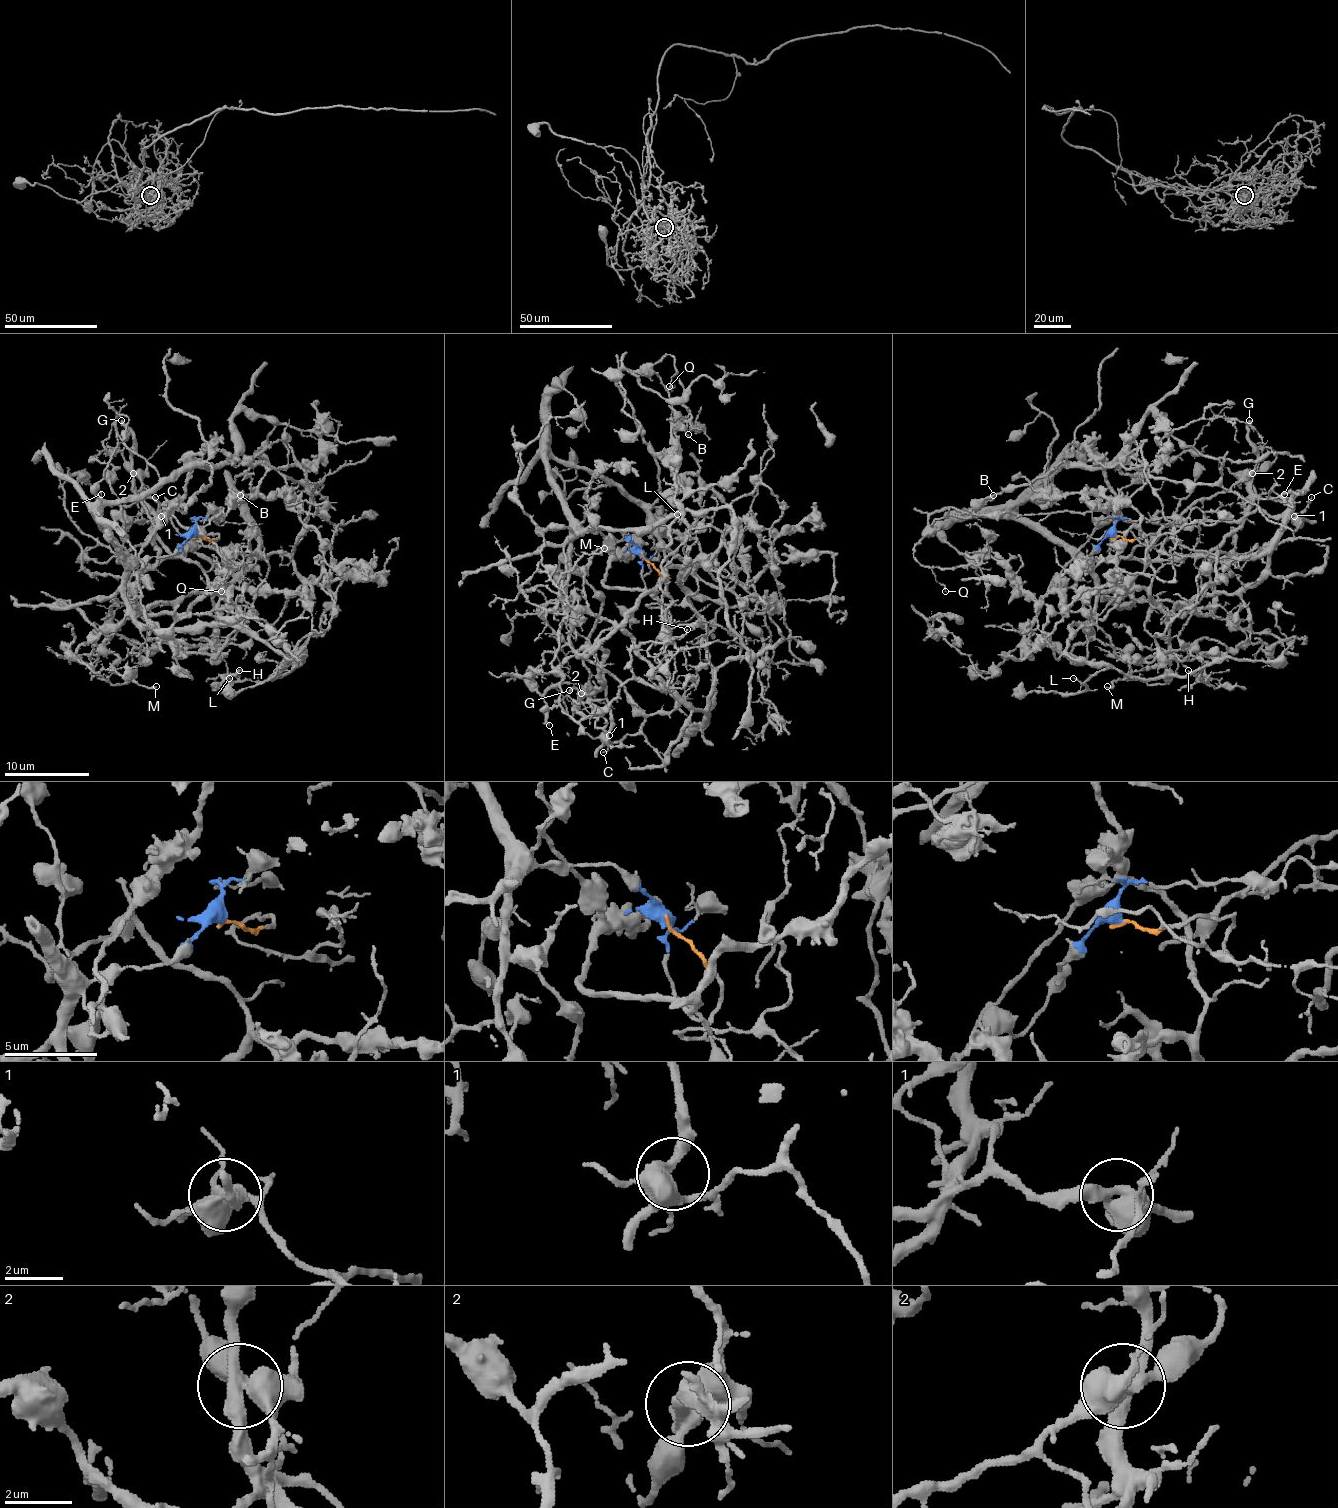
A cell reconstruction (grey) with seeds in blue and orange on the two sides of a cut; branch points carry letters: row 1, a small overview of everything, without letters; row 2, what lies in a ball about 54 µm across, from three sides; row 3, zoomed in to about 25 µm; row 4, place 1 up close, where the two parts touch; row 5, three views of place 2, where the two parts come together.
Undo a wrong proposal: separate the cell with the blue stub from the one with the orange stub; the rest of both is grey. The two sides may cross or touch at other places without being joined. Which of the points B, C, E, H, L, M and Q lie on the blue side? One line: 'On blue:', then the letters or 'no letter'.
On blue: B, L, Q

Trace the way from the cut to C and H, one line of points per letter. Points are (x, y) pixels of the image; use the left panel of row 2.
C: (194, 537), (266, 558), (207, 594), (137, 606), (129, 583), (154, 564), (154, 497)
H: (194, 537), (266, 558), (256, 554), (215, 594), (211, 638), (182, 655), (239, 670)

